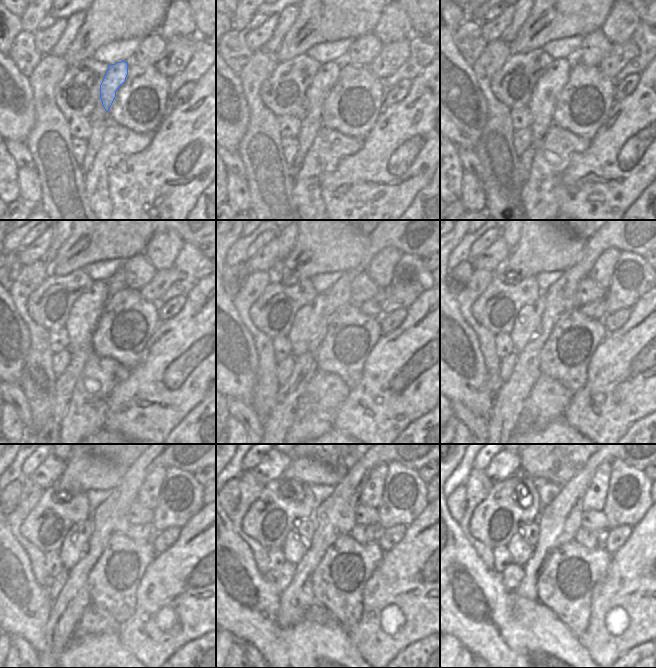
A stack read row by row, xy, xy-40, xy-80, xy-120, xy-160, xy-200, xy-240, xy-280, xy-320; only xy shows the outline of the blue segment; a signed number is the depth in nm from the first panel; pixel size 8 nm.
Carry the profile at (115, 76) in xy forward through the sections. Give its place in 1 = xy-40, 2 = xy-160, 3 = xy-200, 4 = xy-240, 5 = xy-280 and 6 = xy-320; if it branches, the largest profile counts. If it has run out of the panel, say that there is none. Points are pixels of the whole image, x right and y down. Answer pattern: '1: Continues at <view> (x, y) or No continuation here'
1: Continues at xy-40 (339, 76)
2: Continues at xy-160 (305, 323)
3: Continues at xy-200 (527, 323)
4: Continues at xy-240 (74, 545)
5: Continues at xy-280 (295, 546)
6: Continues at xy-320 (520, 547).

